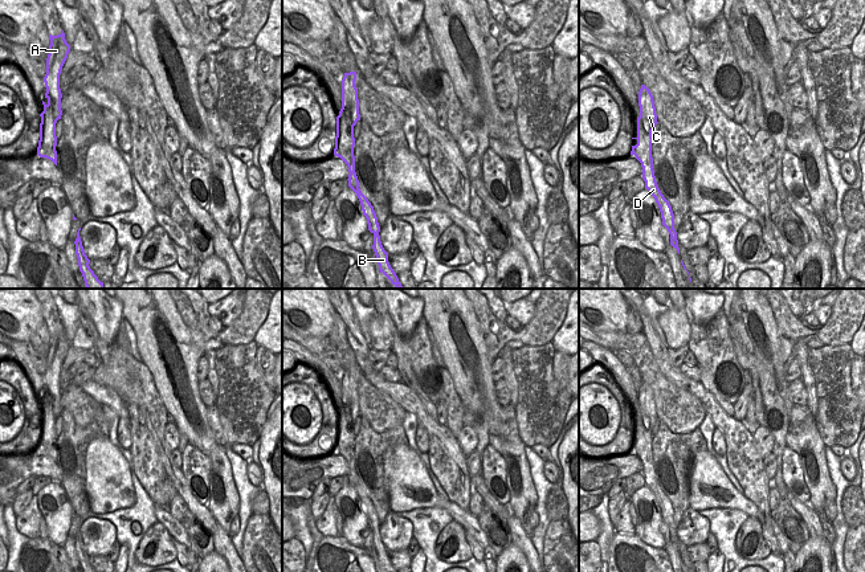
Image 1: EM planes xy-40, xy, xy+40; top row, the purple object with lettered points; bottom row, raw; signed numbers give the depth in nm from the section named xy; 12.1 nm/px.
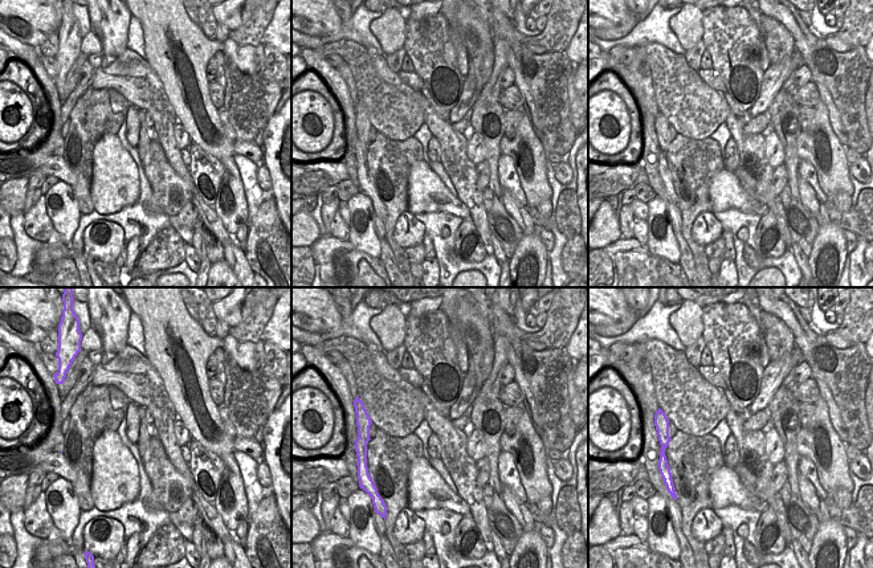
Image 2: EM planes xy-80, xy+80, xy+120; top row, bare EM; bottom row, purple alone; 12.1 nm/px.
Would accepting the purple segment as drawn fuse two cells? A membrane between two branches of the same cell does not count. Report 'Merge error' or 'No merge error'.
Merge error.

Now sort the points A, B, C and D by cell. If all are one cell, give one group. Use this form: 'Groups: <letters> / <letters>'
Groups: A C / B D.

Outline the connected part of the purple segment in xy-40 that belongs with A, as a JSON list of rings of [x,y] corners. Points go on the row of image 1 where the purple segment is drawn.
[[[64,30],[57,36],[49,34],[49,40],[50,45],[46,58],[46,74],[44,77],[46,87],[45,98],[48,99],[48,102],[45,103],[42,101],[44,111],[41,114],[45,114],[48,117],[48,123],[57,123],[57,120],[61,119],[62,115],[60,74],[70,52],[70,45],[65,40]]]

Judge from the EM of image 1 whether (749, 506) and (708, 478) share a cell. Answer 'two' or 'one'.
one

